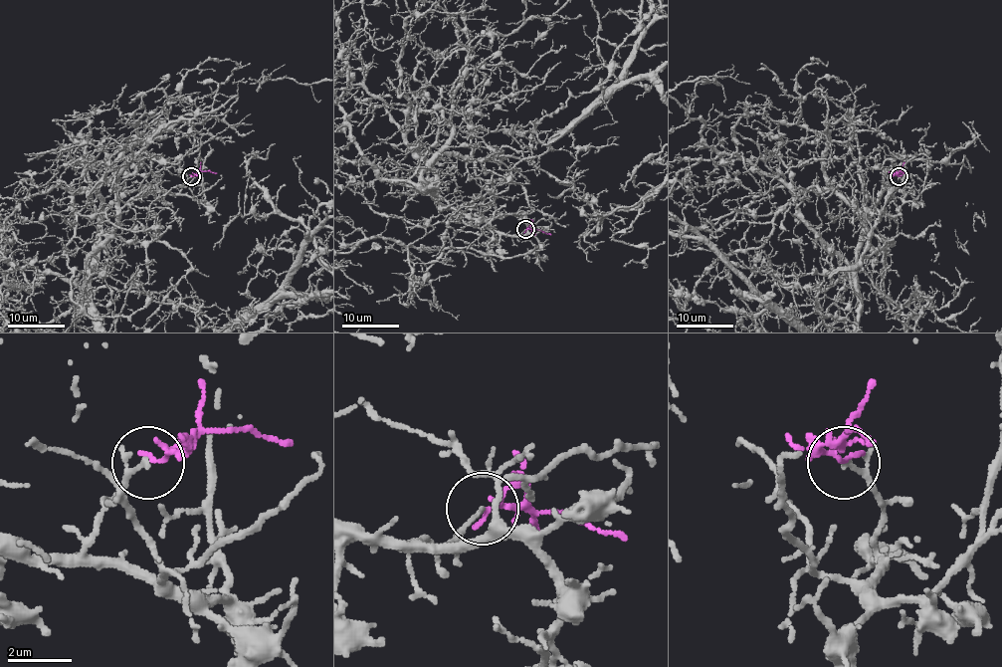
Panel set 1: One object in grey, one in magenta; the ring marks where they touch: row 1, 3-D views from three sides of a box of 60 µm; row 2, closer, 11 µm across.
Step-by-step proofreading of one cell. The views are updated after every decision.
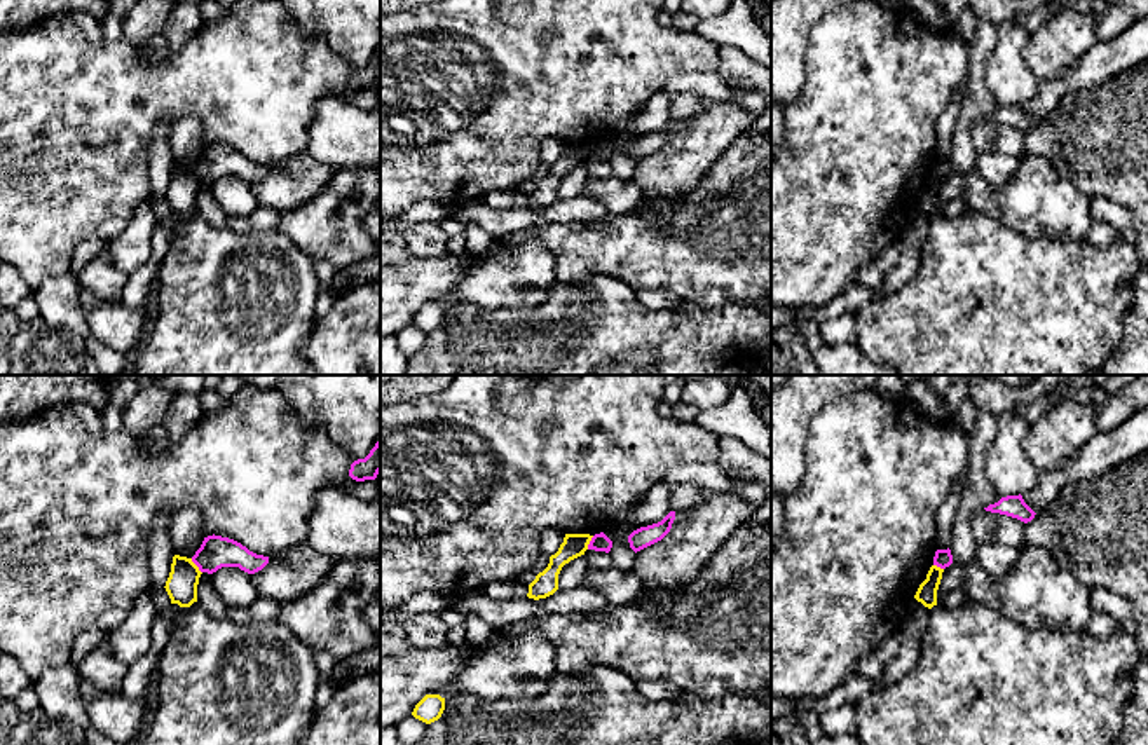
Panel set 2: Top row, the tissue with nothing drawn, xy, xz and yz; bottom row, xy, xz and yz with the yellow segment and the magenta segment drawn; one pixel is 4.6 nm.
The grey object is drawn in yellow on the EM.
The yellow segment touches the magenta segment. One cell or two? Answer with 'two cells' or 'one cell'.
two cells

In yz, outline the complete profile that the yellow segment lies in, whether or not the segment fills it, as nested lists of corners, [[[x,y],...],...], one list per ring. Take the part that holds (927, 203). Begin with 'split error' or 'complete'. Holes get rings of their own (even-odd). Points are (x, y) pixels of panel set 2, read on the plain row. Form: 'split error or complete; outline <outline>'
complete; outline [[[932,174],[926,183],[926,188],[919,194],[919,197],[914,204],[914,208],[928,218],[937,215],[937,199],[939,199],[940,188],[942,188],[942,181],[944,181],[944,178]]]

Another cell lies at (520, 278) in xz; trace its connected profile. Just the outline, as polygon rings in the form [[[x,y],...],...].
[[[537,237],[508,249],[495,239],[490,249],[466,265],[452,293],[440,302],[448,309],[475,304],[482,309],[529,309],[543,304],[557,283],[555,255]]]

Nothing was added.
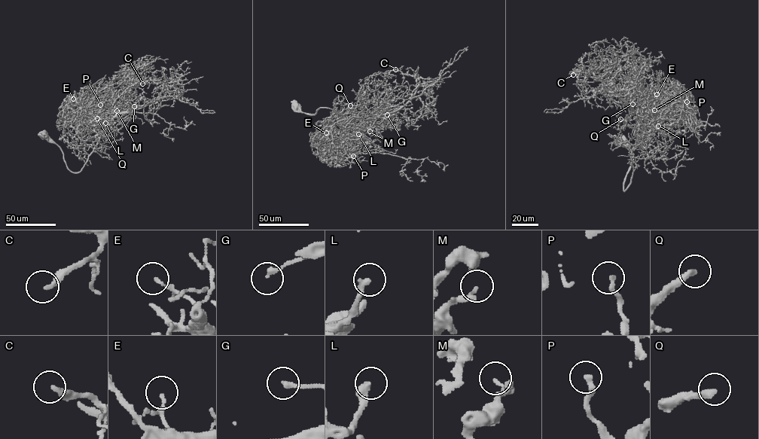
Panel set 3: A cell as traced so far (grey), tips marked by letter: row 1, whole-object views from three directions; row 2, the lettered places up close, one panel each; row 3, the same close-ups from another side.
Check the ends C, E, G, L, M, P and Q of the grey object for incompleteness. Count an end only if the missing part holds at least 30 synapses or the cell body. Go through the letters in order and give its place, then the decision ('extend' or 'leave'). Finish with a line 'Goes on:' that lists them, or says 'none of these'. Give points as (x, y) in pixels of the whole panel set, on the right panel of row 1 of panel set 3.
C: place (573, 74); extend
E: place (656, 94); leave
G: place (632, 104); leave
L: place (658, 126); leave
M: place (654, 110); extend
P: place (687, 102); leave
Q: place (620, 119); extend
Goes on: C, M, Q

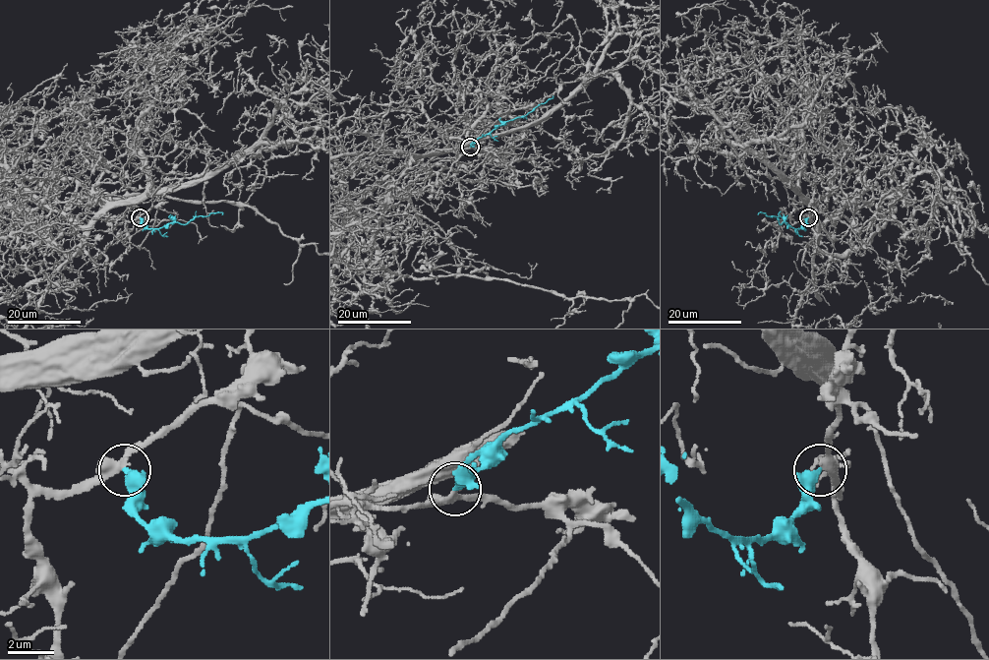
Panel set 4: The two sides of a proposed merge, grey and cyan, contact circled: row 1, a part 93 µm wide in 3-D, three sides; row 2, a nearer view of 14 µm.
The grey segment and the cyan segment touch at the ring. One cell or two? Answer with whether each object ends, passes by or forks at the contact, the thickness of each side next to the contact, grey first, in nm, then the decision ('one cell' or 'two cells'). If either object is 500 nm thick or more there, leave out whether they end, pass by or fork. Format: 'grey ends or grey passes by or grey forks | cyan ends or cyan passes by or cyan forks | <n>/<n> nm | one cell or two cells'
grey passes by | cyan ends | 320/420 nm | one cell

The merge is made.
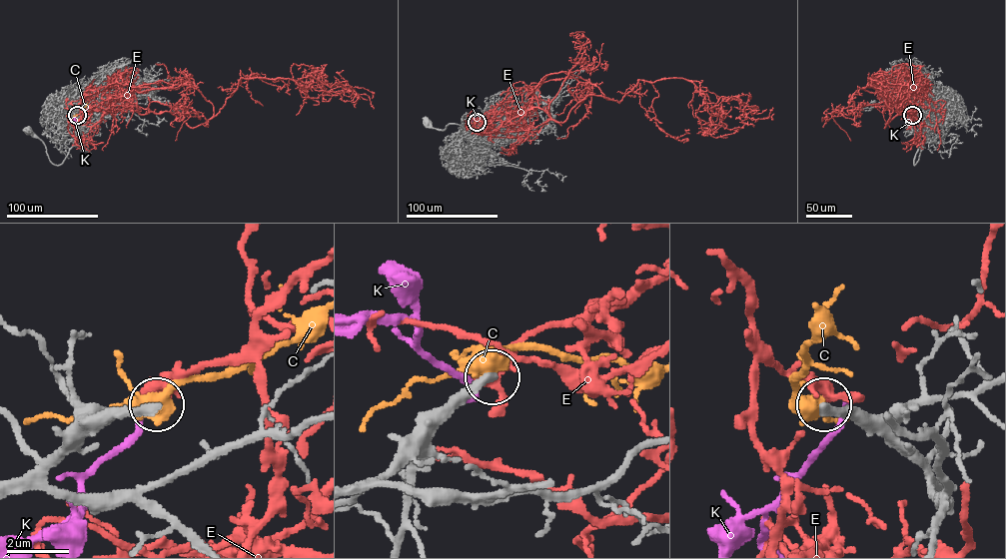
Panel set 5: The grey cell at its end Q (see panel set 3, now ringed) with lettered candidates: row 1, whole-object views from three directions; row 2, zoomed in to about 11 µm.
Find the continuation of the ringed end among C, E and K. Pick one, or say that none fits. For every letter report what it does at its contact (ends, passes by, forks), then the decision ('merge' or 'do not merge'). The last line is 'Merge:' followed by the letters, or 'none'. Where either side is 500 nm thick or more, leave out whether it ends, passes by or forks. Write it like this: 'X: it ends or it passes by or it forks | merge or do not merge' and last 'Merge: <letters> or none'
C: it forks | do not merge
E: it forks | do not merge
K: it ends | do not merge
Merge: none

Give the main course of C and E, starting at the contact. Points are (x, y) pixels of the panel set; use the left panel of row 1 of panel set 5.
C: (77, 115), (88, 103)
E: (77, 115), (82, 120), (101, 108), (167, 111), (195, 127), (219, 112), (241, 78), (354, 90)

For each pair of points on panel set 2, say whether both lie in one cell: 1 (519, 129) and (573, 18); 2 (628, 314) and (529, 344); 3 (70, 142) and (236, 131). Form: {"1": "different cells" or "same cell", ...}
{"1": "same cell", "2": "same cell", "3": "same cell"}

